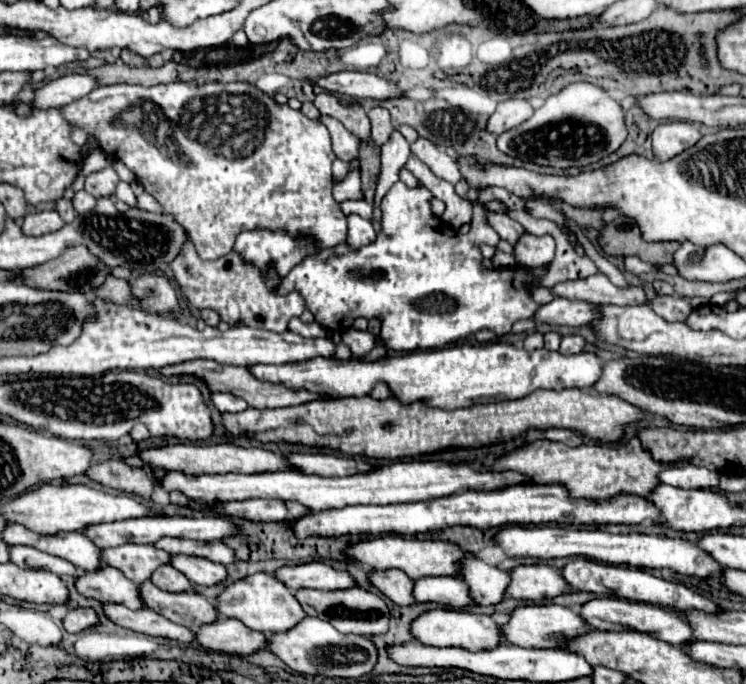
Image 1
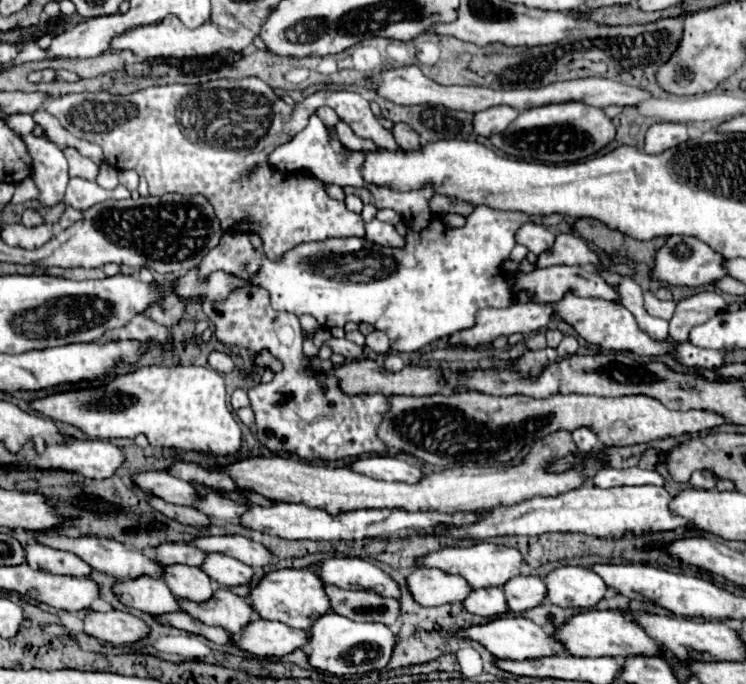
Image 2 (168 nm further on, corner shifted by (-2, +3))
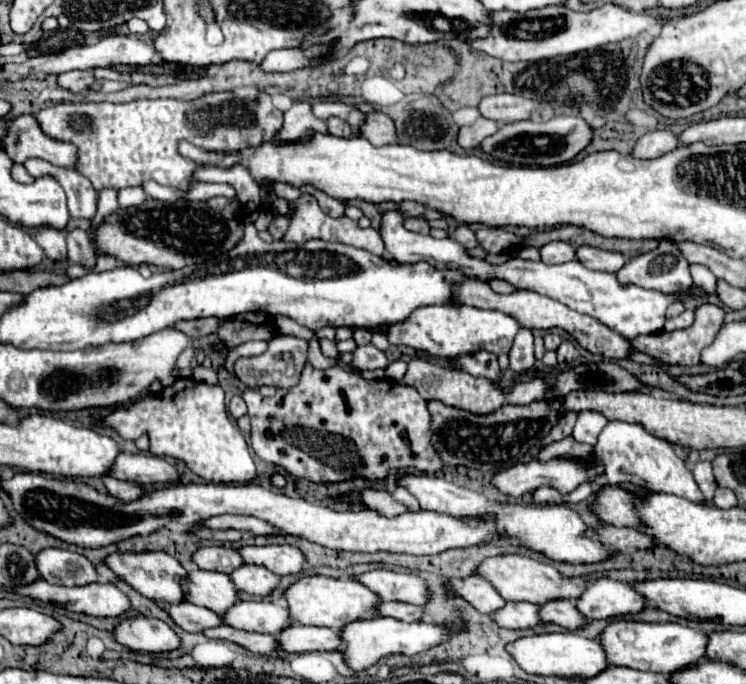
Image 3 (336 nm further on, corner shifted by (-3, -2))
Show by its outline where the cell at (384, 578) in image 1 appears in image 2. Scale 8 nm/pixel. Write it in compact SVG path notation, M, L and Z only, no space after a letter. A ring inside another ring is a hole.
M428 567L412 569L408 573L408 587L414 599L424 607L462 603L474 591L474 587L464 577Z

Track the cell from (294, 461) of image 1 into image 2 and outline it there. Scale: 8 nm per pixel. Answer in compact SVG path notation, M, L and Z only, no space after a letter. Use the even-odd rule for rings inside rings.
M370 455L360 457L352 469L356 473L368 475L372 479L382 481L402 481L402 483L418 483L424 479L424 471L410 465L406 459L398 459L398 455Z

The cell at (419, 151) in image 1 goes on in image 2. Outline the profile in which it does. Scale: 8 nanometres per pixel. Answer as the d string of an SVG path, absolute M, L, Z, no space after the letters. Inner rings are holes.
M394 123L394 127L390 129L390 133L394 135L394 141L402 147L402 149L418 149L420 143L420 135L416 135L406 123Z

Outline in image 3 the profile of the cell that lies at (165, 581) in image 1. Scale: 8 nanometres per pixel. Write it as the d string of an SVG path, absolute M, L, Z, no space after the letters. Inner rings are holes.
M193 570L187 574L185 580L181 580L181 588L187 602L209 608L217 614L225 612L237 600L237 590L233 588L233 582L227 574L221 572Z

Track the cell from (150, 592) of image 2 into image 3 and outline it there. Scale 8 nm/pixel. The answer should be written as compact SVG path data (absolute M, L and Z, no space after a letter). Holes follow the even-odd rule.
M177 602L163 606L163 610L171 616L171 620L181 626L187 632L203 632L205 628L213 628L221 624L221 616L215 612L209 612L207 608L189 604L189 602Z

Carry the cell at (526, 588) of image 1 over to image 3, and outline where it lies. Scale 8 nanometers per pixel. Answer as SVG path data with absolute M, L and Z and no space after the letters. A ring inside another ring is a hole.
M595 578L583 594L575 598L575 606L587 620L607 620L627 612L639 612L647 604L629 584L611 578Z

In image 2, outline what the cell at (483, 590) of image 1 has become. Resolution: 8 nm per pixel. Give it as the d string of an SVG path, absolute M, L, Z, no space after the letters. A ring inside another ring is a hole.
M538 575L514 577L502 587L502 591L506 593L508 605L512 607L514 613L524 613L528 609L542 605L546 601L546 595L548 595L544 579Z

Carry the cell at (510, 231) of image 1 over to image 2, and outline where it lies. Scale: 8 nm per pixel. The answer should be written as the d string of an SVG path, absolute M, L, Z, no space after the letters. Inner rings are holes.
M526 223L518 233L516 233L516 241L520 245L526 245L534 255L540 255L544 251L548 251L554 243L556 235L550 233L546 227L536 225L536 223Z

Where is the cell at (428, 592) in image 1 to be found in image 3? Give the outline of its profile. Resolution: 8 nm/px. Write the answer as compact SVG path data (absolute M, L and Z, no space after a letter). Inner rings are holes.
M507 602L503 608L497 608L493 612L493 620L501 628L513 628L513 630L523 630L539 624L537 616L537 606L529 602Z

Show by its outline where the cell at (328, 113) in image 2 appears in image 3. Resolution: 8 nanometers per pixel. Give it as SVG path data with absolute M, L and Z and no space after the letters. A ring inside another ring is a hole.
M329 118L327 120L327 128L329 128L329 134L333 136L341 136L341 138L349 138L351 136L351 128L345 120L341 118Z

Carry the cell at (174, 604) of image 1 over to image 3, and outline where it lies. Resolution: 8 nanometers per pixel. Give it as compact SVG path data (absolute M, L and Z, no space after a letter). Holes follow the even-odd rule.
M235 602L227 612L221 614L223 624L239 628L245 632L259 634L277 634L283 628L291 626L287 608L275 606L271 602Z

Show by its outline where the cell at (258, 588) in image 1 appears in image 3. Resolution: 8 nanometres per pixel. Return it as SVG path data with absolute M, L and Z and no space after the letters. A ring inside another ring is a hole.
M305 576L299 582L291 584L283 596L289 606L291 622L305 626L327 626L333 630L339 630L347 622L359 618L377 616L375 606L379 602L379 596L369 592L363 584L357 584L355 580L335 580L327 576Z

